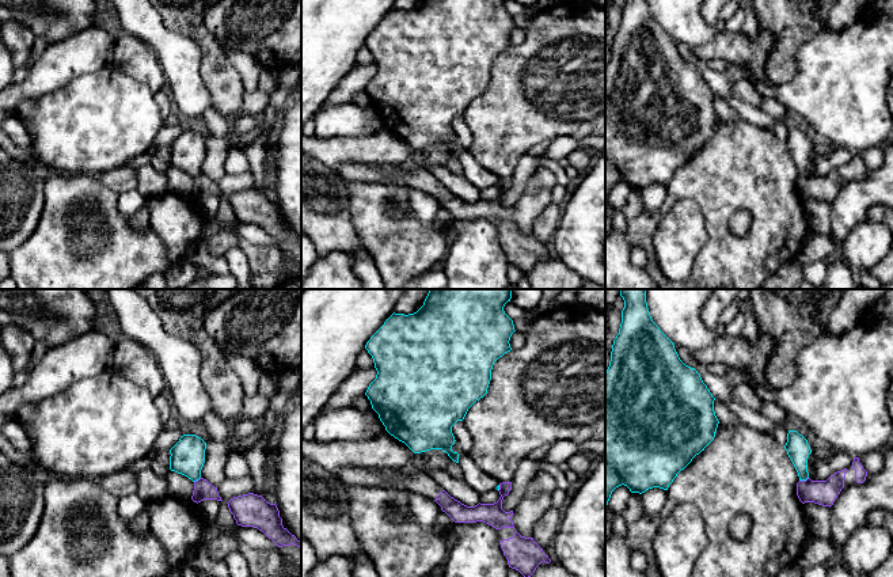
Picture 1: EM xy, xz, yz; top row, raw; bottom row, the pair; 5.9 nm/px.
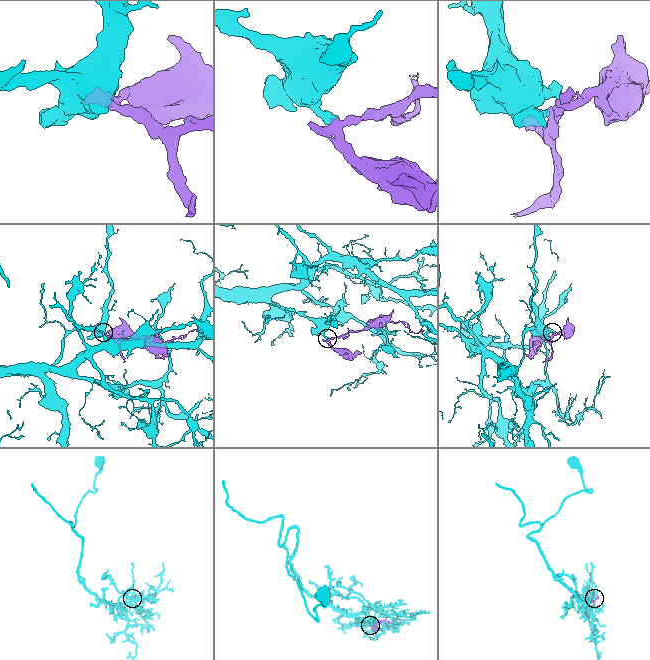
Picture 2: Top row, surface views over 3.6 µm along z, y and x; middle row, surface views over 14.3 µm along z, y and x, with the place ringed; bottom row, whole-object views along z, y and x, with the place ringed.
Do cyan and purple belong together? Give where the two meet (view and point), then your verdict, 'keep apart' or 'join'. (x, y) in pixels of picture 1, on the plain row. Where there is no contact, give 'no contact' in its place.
contact yz (804, 175); keep apart

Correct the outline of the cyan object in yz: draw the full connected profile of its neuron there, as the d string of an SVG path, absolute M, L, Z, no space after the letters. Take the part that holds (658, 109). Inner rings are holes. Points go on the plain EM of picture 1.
M624 0L619 30L613 35L611 57L605 68L605 202L612 187L622 181L627 182L631 189L639 190L653 183L668 186L677 170L714 136L719 119L714 107L714 96L715 94L703 79L698 67L680 56L673 38L653 18L647 0Z

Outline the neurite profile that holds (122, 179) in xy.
M119 167L109 172L98 174L98 179L118 196L129 190L136 190L137 187L136 170L130 167Z

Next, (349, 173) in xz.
M342 163L335 167L335 171L341 181L346 183L361 182L385 182L390 179L399 181L402 175L400 170L387 170L383 167L369 167L366 164Z

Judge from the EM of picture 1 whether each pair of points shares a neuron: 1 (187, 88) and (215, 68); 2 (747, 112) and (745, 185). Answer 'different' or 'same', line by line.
1: different
2: different

